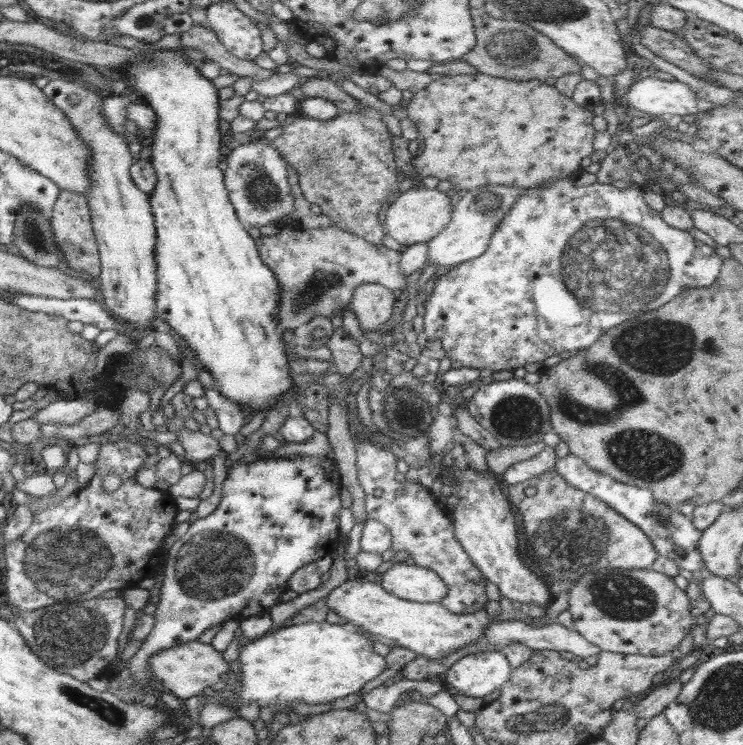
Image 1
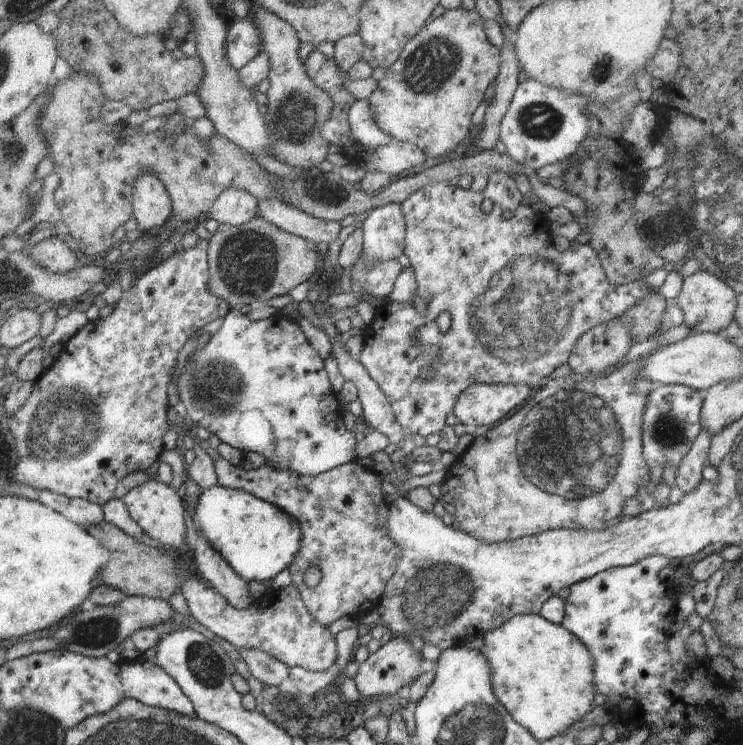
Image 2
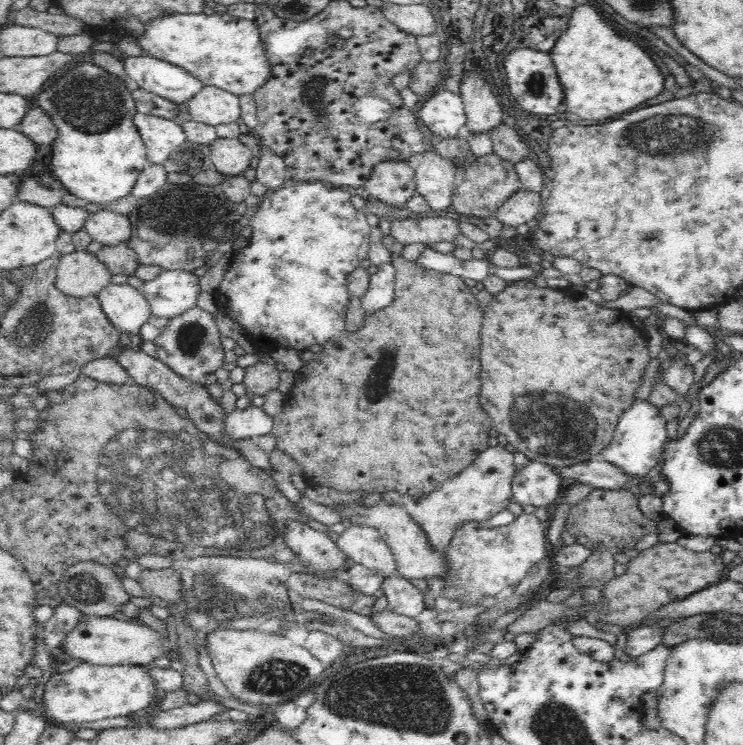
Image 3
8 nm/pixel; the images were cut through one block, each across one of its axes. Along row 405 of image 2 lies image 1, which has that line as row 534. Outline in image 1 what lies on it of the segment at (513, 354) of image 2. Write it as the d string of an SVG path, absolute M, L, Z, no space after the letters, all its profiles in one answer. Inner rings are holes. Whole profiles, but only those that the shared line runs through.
M369 440L358 444L356 452L356 474L362 490L365 492L365 509L368 519L381 522L392 534L392 550L394 552L408 552L414 559L414 565L421 566L436 572L442 582L446 584L448 593L444 595L441 603L447 610L454 613L476 613L486 607L489 601L486 597L486 582L484 576L473 560L464 552L462 545L454 536L454 519L451 511L443 504L442 498L432 497L431 489L426 489L420 483L410 481L396 481L396 461L398 453L391 447L374 445Z

